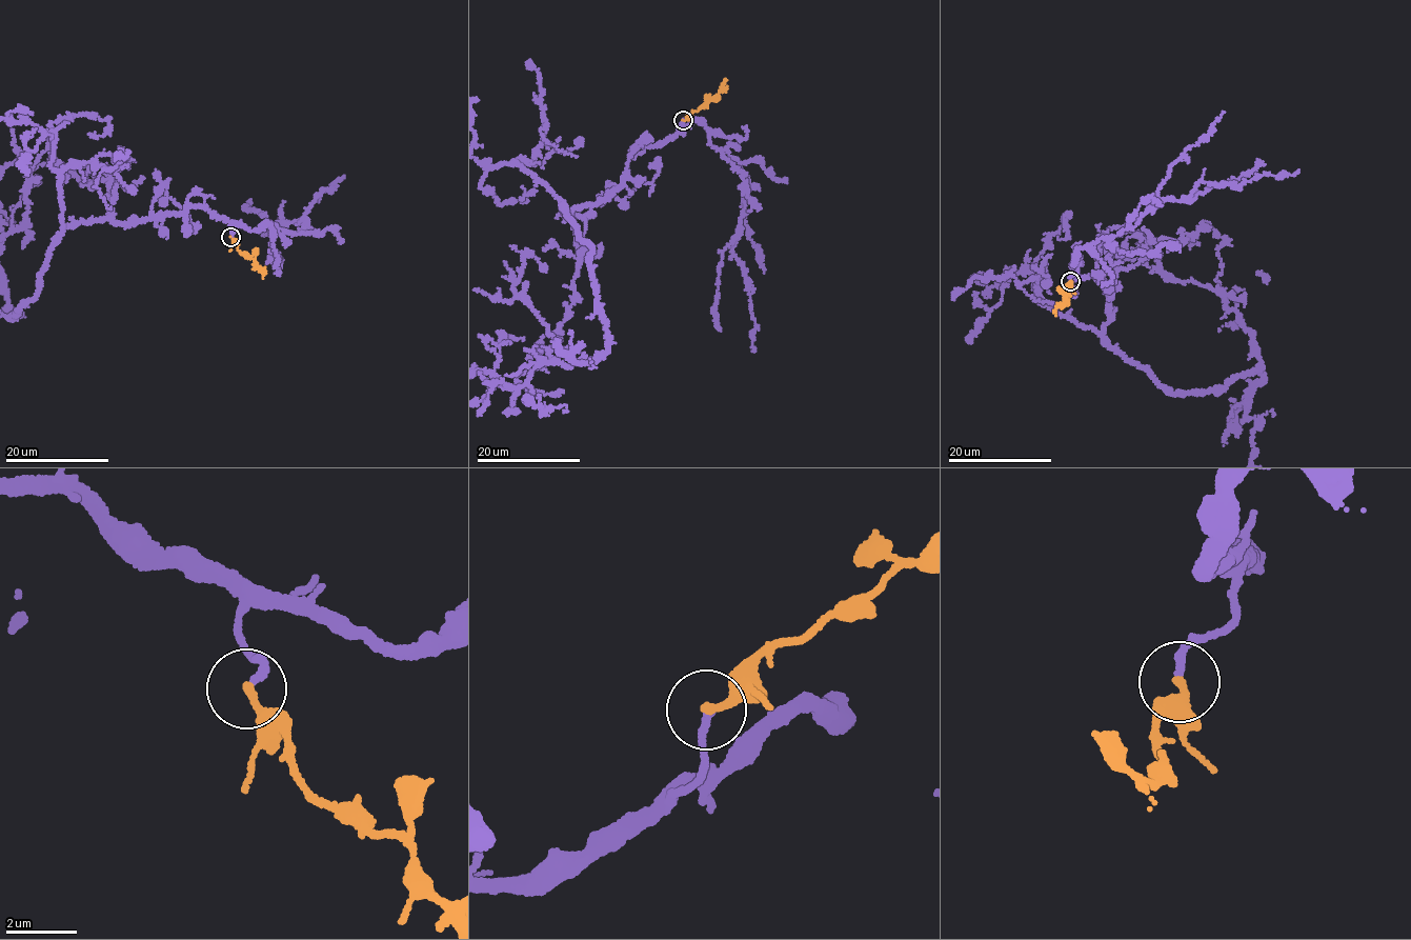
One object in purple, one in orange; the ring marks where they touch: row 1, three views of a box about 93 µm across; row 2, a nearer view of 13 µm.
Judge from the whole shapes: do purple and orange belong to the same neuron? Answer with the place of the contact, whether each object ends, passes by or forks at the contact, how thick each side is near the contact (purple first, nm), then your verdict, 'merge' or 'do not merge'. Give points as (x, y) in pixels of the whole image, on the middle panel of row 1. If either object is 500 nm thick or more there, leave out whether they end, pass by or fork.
place (683, 120); purple ends; orange ends; calibres 220 and 240 nm; merge

